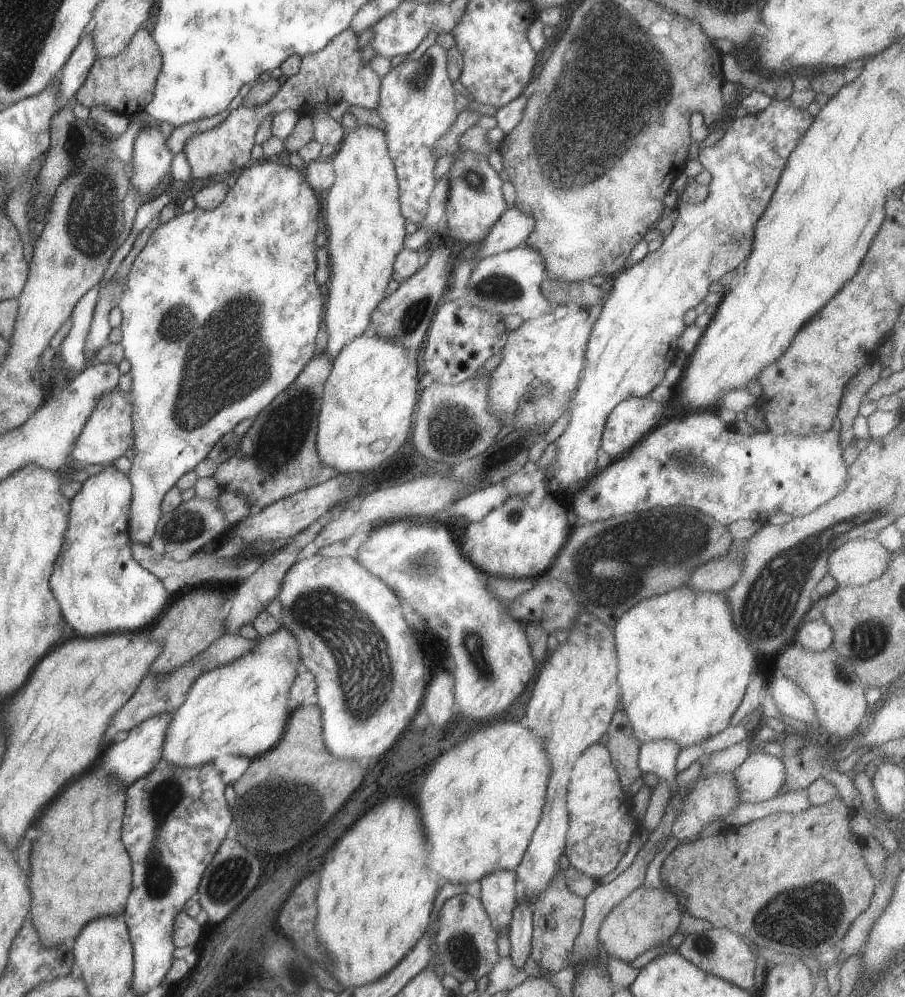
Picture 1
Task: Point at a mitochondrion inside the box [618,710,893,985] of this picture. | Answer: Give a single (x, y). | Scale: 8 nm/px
(777, 921)

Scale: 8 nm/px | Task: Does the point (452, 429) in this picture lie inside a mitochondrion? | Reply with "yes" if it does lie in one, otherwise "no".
yes

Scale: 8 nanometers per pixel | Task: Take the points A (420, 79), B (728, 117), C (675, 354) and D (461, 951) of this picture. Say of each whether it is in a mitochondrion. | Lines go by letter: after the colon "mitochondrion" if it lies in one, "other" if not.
A: mitochondrion
B: other
C: other
D: mitochondrion

